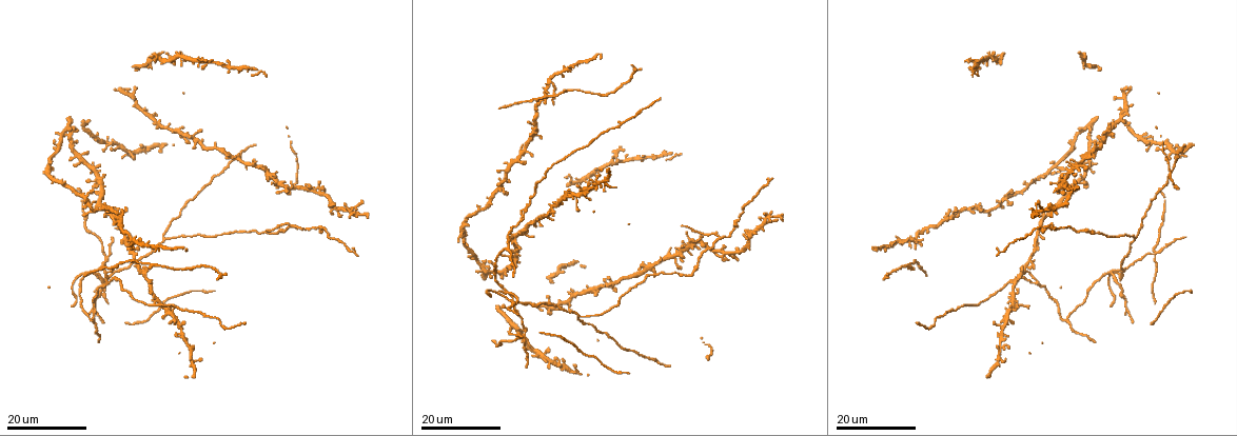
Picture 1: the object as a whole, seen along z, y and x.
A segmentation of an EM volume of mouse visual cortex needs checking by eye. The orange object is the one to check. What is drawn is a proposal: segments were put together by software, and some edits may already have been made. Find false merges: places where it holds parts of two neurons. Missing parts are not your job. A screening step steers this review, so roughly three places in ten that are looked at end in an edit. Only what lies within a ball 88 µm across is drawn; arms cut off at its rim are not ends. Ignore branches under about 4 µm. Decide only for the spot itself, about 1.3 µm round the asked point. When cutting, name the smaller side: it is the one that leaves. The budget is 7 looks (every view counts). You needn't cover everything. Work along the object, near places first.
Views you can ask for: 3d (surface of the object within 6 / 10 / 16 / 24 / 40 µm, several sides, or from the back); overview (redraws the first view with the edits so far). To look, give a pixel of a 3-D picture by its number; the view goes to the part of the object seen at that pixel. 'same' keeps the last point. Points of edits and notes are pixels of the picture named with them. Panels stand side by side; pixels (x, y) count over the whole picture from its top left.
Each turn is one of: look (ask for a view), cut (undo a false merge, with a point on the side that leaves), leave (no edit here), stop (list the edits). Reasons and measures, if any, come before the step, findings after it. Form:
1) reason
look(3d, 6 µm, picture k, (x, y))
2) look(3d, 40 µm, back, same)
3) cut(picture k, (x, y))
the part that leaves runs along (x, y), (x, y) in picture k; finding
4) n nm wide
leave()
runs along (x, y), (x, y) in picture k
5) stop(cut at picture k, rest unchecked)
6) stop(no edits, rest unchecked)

look(3d, 16 µm, picture 1, (525, 335))

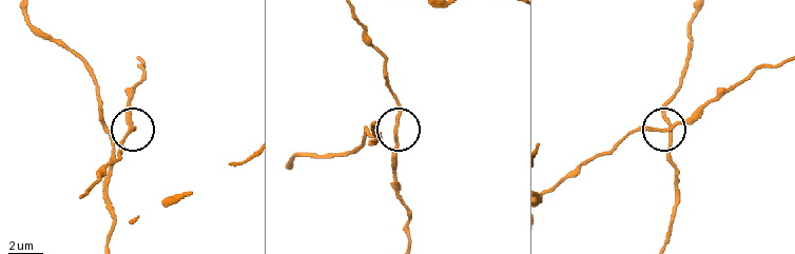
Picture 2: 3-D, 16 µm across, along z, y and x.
look(3d, 6 µm, picture 2, (395, 137))

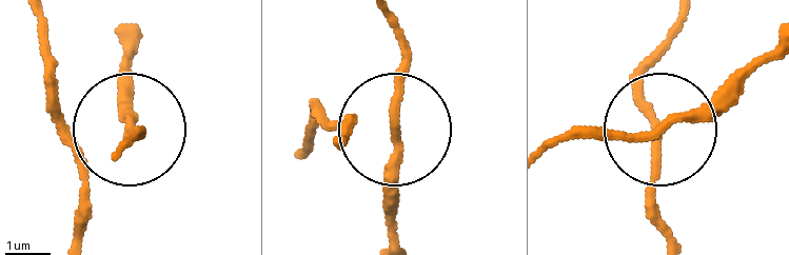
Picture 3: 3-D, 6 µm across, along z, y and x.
3 arms
leave()
runs along (553, 146), (699, 120), (768, 59) in picture 3; continuous, no second neuron

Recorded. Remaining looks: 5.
four-way junction
look(3d, 16 µm, picture 1, (1107, 275))

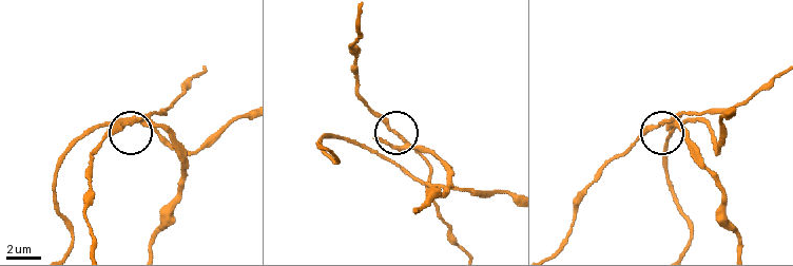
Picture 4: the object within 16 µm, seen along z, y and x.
look(3d, 10 µm, picture 4, (665, 121))

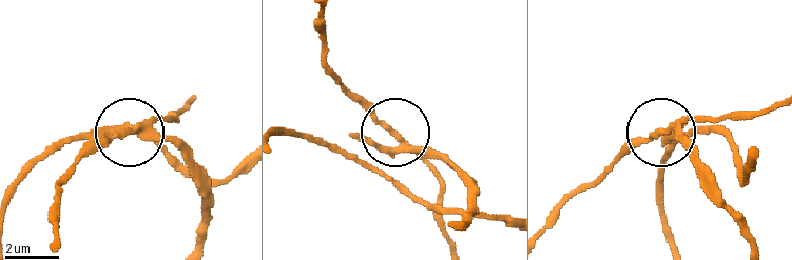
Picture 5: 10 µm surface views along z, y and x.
4 arms
cut(picture 5, (369, 144))
the part that leaves runs along (146, 127), (163, 134), (186, 161), (204, 208), (197, 243) in picture 5; two neurons meet here

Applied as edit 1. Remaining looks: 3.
four or more arms meet
look(3d, 16 µm, picture 1, (189, 347))

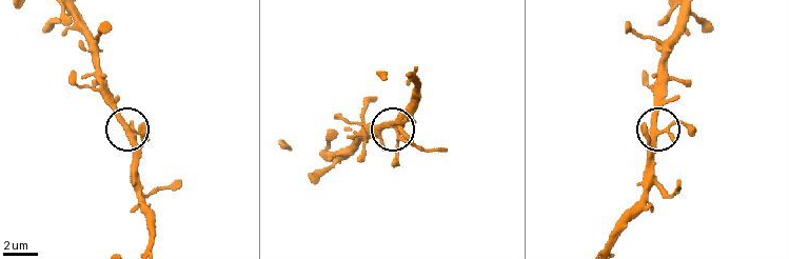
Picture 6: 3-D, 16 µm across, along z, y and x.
look(3d, 10 µm, picture 6, (132, 133))

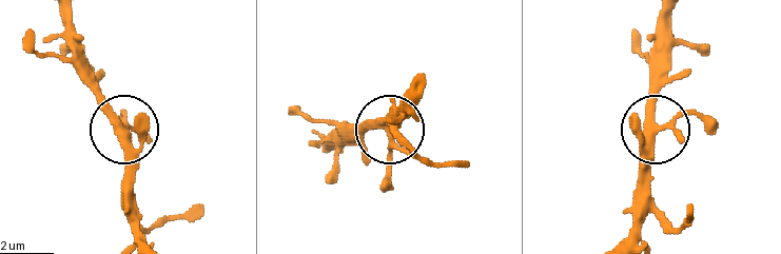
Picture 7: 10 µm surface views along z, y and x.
4 arms
leave()
continuous, no second neuron

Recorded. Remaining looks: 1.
stop(cut at picture 5, rest unchecked)

